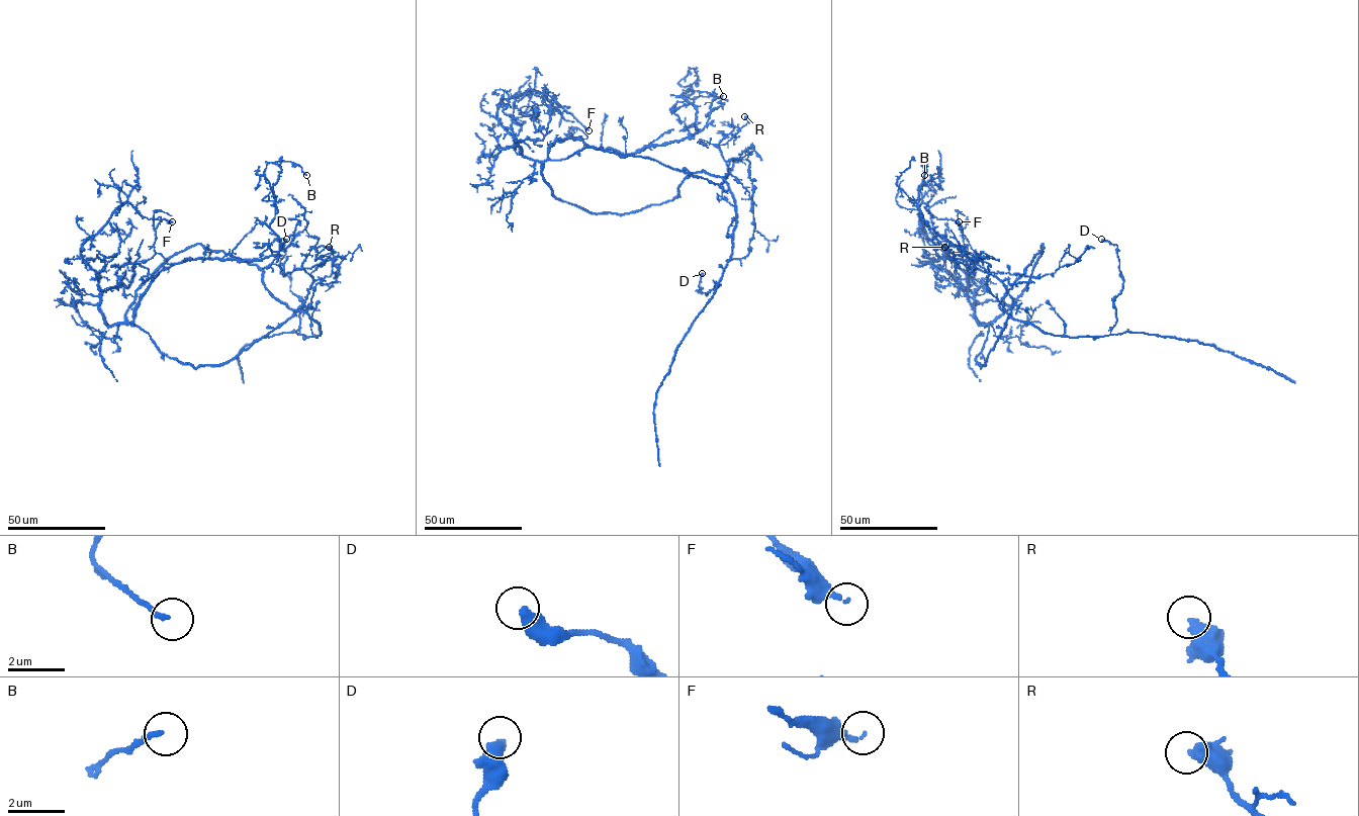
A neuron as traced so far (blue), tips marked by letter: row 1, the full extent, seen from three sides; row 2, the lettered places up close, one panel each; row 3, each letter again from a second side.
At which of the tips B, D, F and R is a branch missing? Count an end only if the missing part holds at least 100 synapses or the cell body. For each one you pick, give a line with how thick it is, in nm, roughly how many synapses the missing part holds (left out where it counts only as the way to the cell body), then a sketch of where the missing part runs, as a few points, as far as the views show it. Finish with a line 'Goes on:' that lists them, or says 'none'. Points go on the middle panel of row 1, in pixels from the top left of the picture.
Goes on: none

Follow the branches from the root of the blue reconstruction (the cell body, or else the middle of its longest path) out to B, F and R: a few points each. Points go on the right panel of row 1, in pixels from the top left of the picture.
B: (1042, 249), (1017, 299), (979, 326), (967, 274), (983, 259), (929, 230), (926, 161), (924, 175)
F: (1042, 249), (1028, 285), (986, 326), (975, 314), (978, 287), (927, 237), (919, 207), (959, 221)
R: (1042, 249), (1002, 297), (1005, 311), (976, 260), (989, 264), (989, 273), (971, 268), (944, 247)

